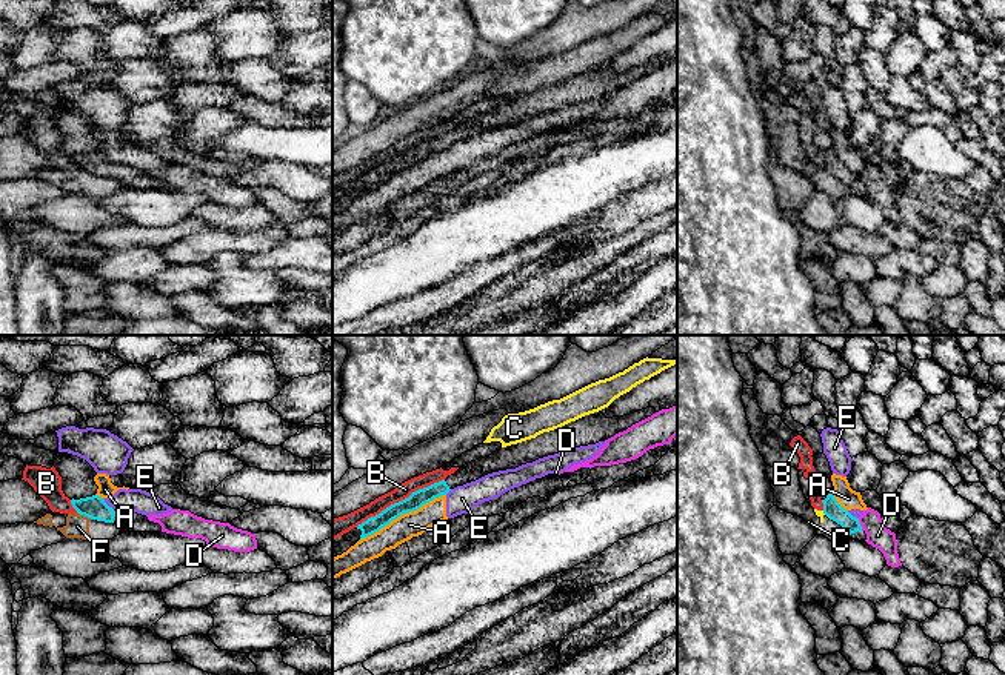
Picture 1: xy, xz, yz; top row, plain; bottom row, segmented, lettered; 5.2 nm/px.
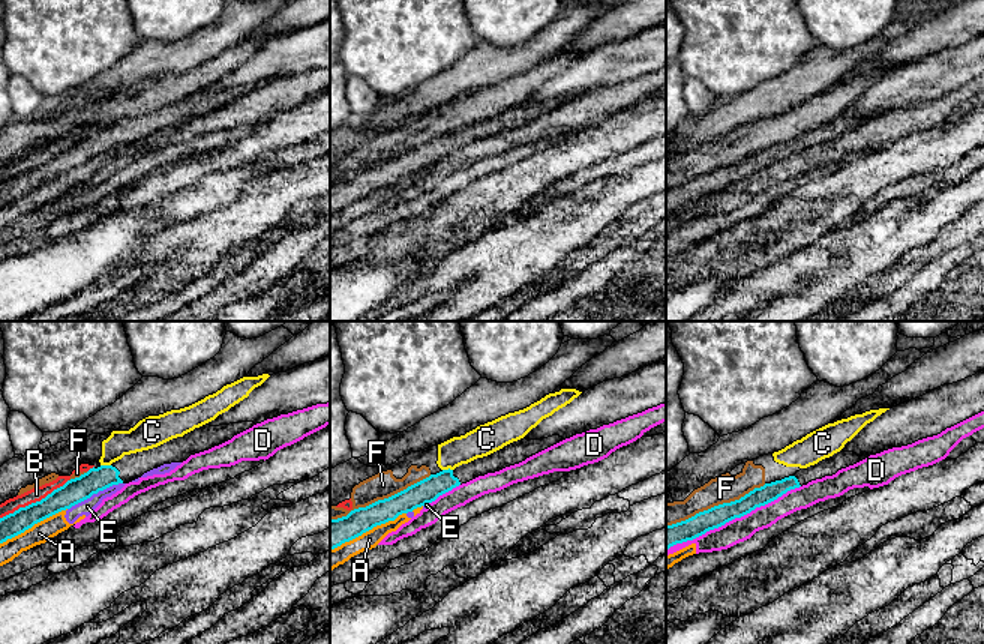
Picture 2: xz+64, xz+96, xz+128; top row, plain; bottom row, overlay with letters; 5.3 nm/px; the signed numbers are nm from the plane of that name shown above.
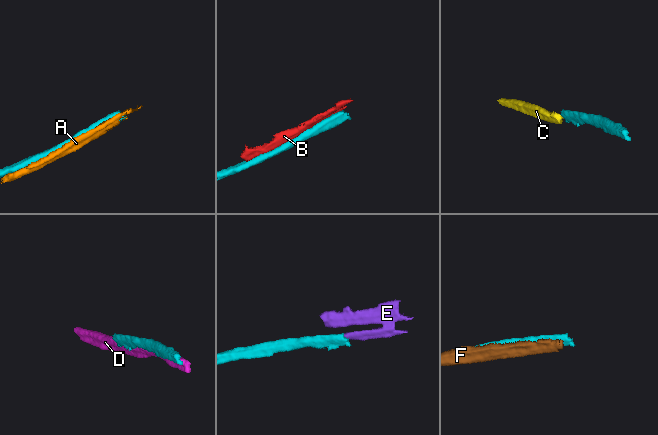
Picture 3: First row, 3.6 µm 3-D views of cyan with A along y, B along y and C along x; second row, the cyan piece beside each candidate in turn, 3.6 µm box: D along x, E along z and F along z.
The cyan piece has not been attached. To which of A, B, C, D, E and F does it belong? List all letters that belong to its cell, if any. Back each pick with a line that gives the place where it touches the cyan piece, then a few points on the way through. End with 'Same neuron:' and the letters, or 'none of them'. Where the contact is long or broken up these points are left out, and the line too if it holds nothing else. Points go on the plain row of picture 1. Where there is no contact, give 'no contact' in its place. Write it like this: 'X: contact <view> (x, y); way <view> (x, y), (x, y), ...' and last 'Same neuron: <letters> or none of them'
Same neuron: none of them

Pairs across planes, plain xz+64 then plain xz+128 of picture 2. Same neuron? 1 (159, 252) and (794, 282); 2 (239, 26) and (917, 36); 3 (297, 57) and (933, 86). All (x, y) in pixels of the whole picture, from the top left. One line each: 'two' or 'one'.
1: one
2: two
3: one

